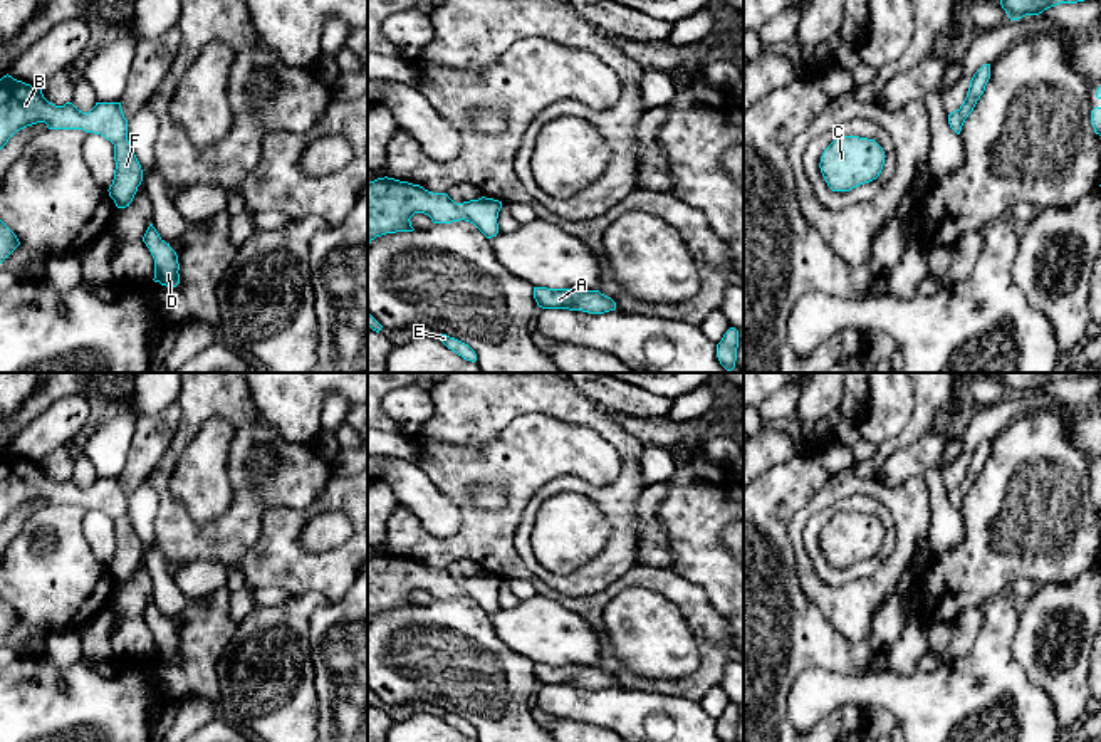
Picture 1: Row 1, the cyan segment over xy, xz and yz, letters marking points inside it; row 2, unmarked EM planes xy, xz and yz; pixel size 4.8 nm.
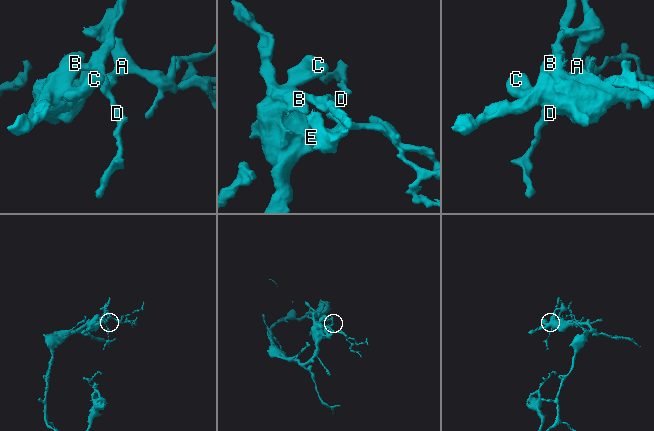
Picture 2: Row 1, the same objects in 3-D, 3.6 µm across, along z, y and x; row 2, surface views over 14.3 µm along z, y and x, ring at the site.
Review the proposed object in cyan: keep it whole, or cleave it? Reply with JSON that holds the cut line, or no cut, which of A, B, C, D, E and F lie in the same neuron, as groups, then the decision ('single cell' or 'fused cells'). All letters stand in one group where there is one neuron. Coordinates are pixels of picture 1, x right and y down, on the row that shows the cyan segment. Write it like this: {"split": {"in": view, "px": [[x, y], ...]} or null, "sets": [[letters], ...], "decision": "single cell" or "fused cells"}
{"split": null, "sets": [["A", "B", "C", "D", "E", "F"]], "decision": "single cell"}

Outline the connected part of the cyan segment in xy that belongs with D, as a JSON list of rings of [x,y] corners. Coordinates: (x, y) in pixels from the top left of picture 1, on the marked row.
[[[153,223],[148,227],[143,242],[149,248],[154,259],[154,282],[166,287],[176,287],[180,284],[180,264],[176,252],[166,243]]]

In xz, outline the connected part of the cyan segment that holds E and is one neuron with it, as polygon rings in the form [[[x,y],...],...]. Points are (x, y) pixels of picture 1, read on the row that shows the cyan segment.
[[[440,334],[440,341],[441,341],[448,349],[451,349],[451,351],[457,353],[458,356],[462,356],[463,359],[472,361],[472,363],[477,361],[477,354],[475,354],[475,351],[473,351],[468,344],[465,344],[465,342],[455,339],[455,337],[450,337],[450,336],[446,336],[446,334]]]

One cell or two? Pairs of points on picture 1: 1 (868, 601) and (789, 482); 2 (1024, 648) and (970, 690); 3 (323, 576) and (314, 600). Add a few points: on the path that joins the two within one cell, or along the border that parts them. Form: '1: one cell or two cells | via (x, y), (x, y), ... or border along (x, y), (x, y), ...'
1: two cells | border along (829, 475), (794, 514), (789, 524), (791, 543)
2: two cells | border along (1017, 618), (1011, 653), (1026, 677), (1039, 685)
3: two cells | border along (296, 595), (318, 591), (329, 603)

